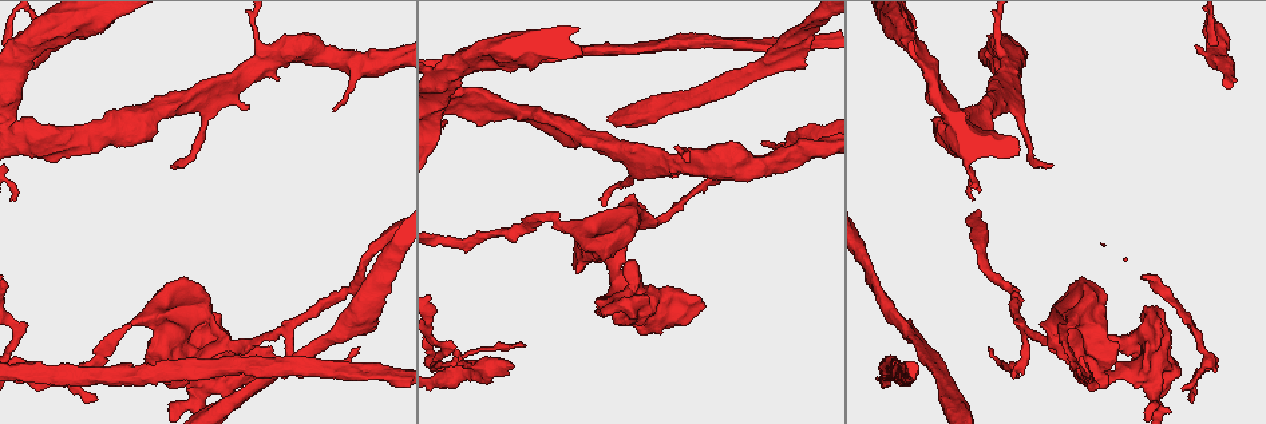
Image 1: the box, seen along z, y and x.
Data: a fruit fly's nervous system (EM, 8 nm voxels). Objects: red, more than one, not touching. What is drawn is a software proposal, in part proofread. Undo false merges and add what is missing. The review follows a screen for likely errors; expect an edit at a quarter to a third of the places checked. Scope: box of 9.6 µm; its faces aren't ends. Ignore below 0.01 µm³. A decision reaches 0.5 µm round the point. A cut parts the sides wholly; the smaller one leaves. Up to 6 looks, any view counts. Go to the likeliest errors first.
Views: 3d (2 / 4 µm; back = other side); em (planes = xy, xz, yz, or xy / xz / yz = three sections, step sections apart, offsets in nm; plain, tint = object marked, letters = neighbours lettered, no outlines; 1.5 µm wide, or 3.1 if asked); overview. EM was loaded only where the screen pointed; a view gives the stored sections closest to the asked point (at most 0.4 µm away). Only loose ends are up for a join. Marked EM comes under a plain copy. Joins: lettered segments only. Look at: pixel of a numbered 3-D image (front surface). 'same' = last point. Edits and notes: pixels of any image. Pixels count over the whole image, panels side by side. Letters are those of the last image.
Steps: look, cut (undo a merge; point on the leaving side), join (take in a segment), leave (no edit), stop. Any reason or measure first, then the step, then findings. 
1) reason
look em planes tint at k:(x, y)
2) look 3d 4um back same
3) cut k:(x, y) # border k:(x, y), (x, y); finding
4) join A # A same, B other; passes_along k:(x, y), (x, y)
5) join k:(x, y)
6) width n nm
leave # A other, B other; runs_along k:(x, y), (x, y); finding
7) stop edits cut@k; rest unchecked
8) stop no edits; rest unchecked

an open end
look em planes tint at 1:(911, 321)

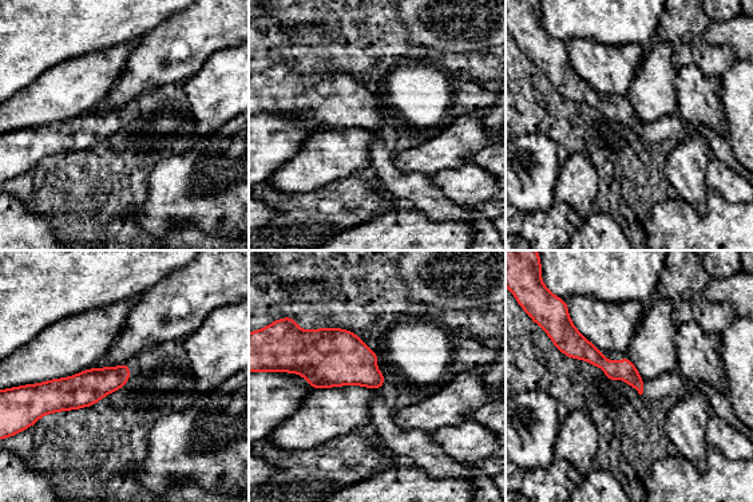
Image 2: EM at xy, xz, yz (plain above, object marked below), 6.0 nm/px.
what lies round it
look em planes letters same

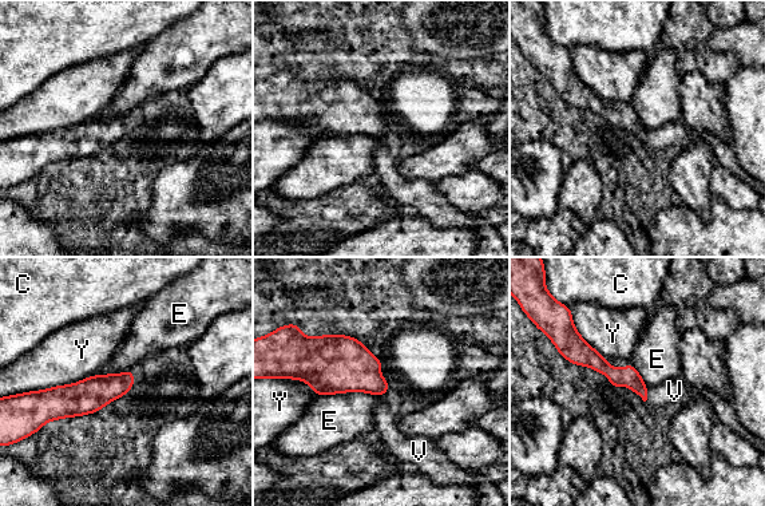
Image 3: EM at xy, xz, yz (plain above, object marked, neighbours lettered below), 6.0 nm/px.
join V # C other, E other, V same, Y other; passes_along 3:(629, 375), (646, 394), (674, 391); the neuron continues

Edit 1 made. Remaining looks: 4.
sudden change in width
look 3d 4um at 1:(126, 328)

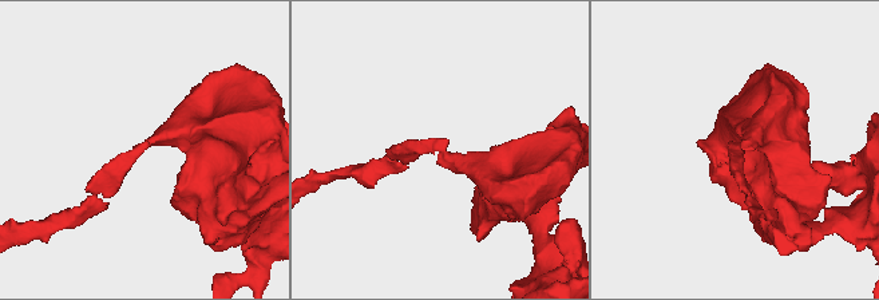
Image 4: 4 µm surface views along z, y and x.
now the EM
look em xz step 4 tint at 4:(736, 149)

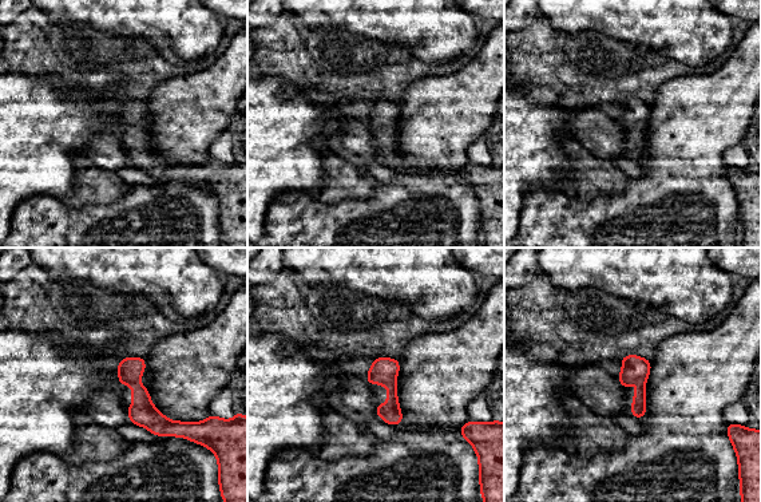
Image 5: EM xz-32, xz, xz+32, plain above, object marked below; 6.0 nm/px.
look em planes letters same

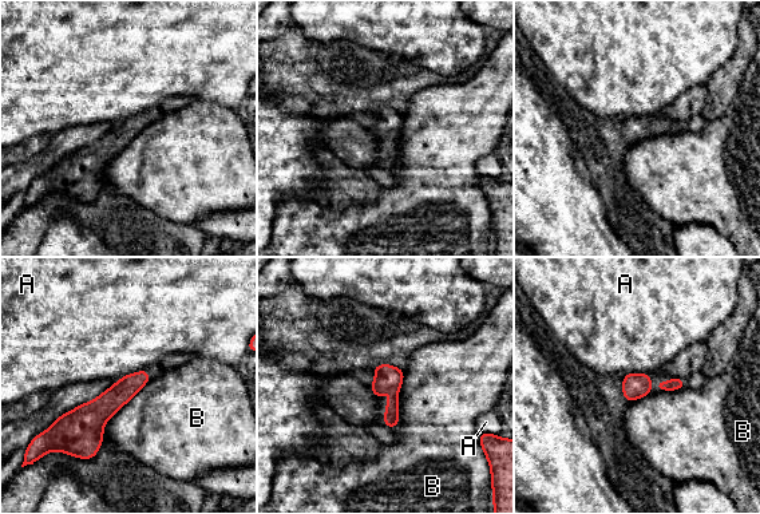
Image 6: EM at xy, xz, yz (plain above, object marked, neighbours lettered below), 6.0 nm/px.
leave # A other, B other; border 6:(151, 379), (107, 420), (102, 439); all the same neuron

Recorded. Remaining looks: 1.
stop edits join@3; rest unchecked

